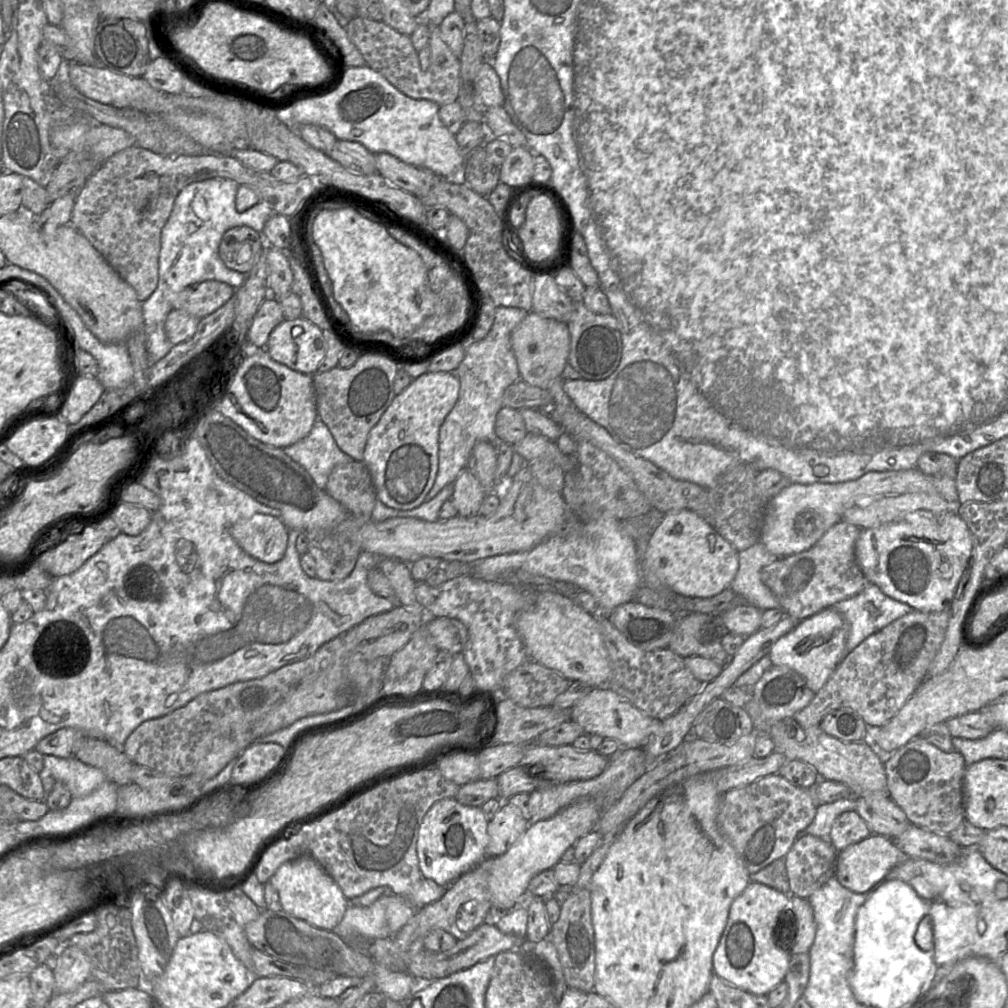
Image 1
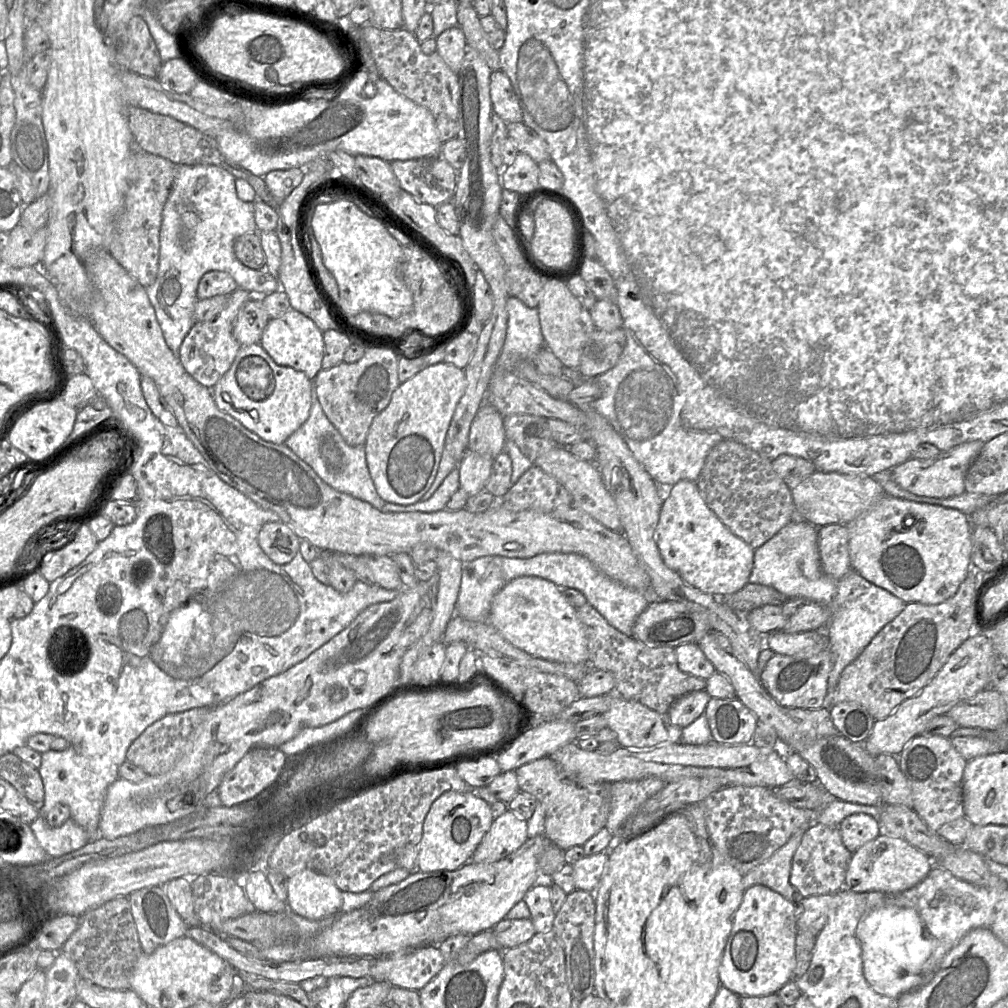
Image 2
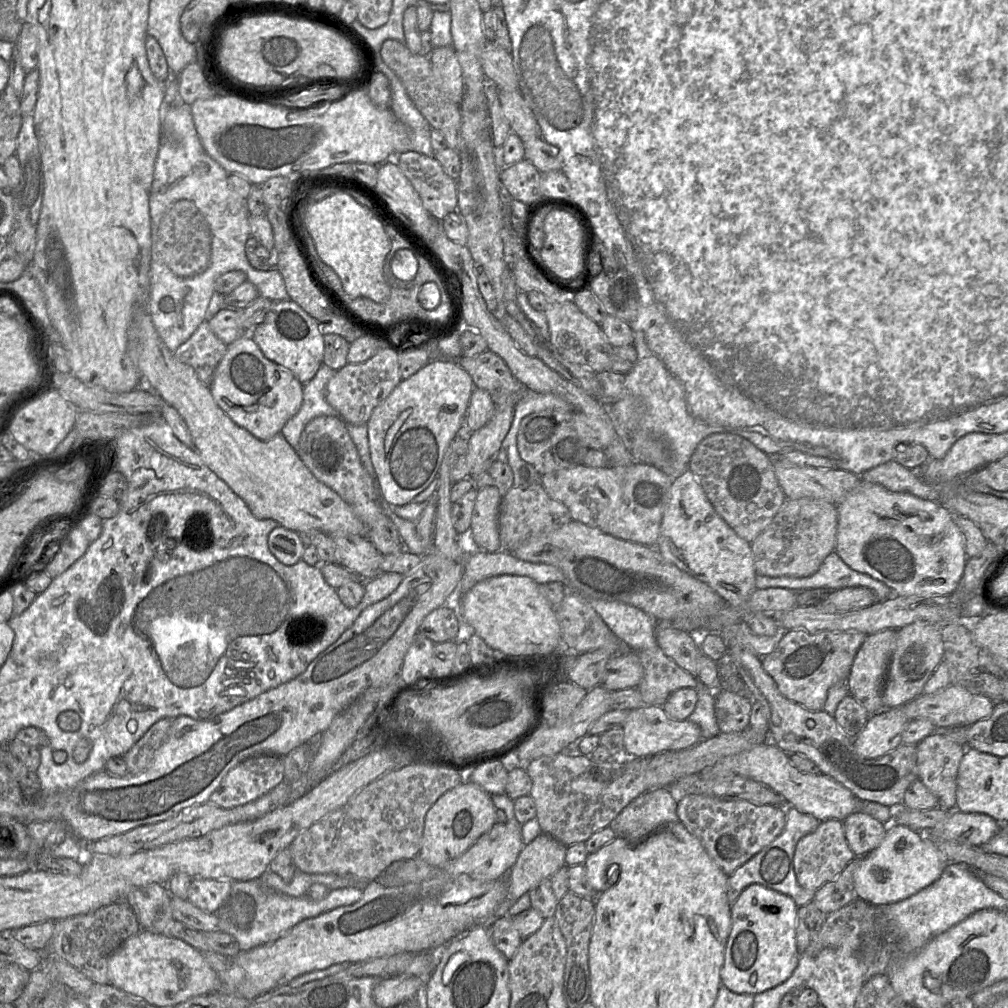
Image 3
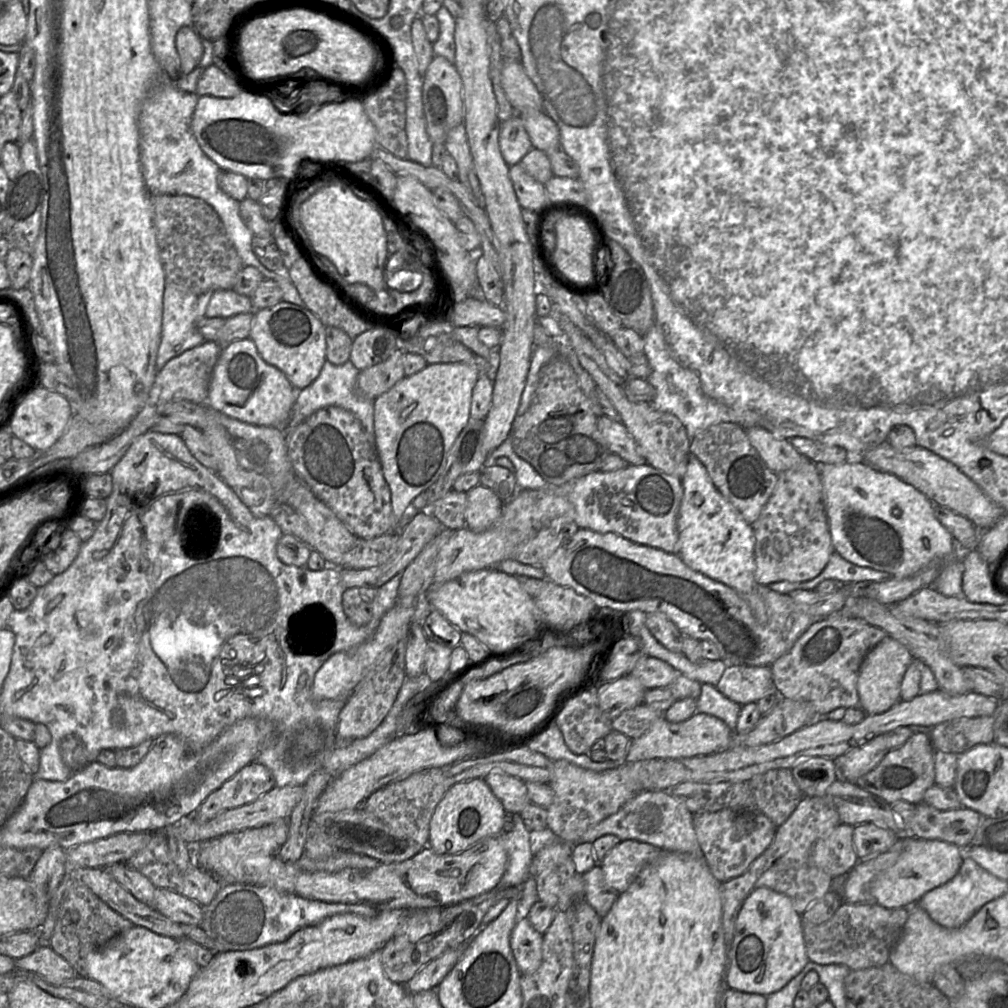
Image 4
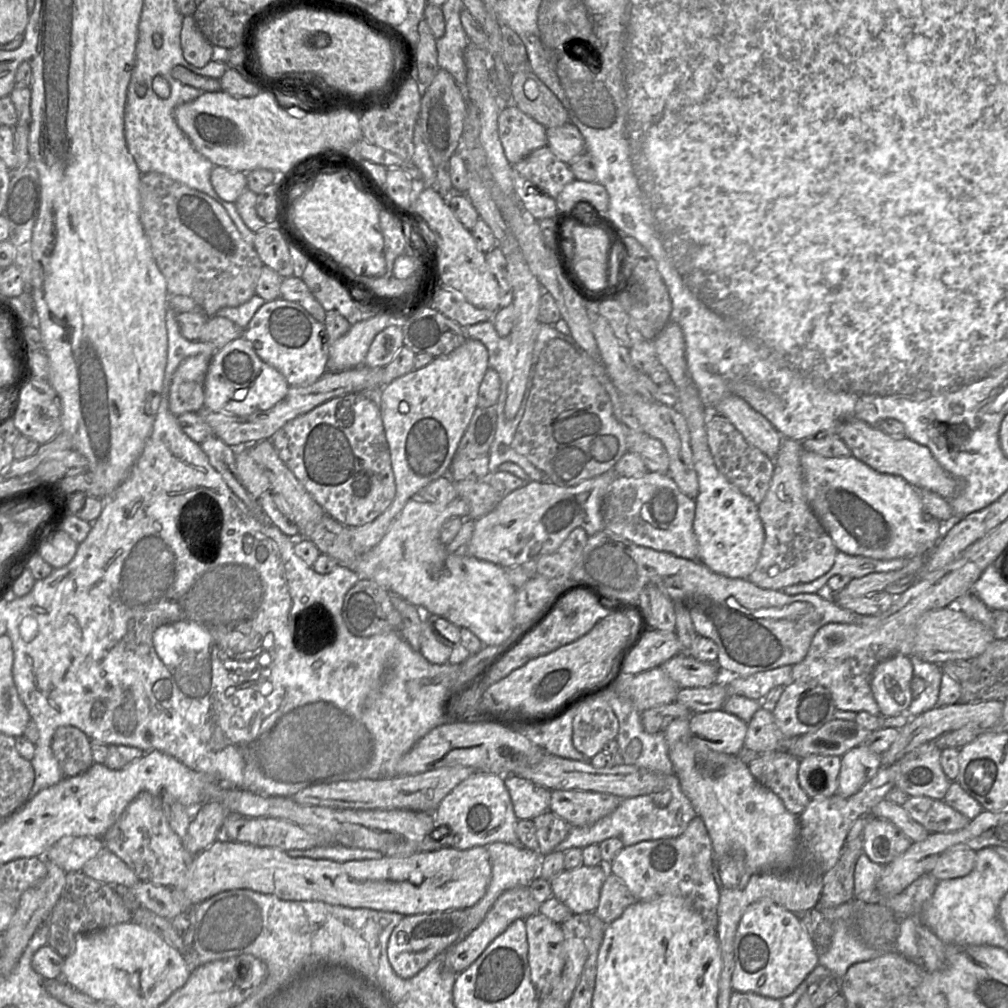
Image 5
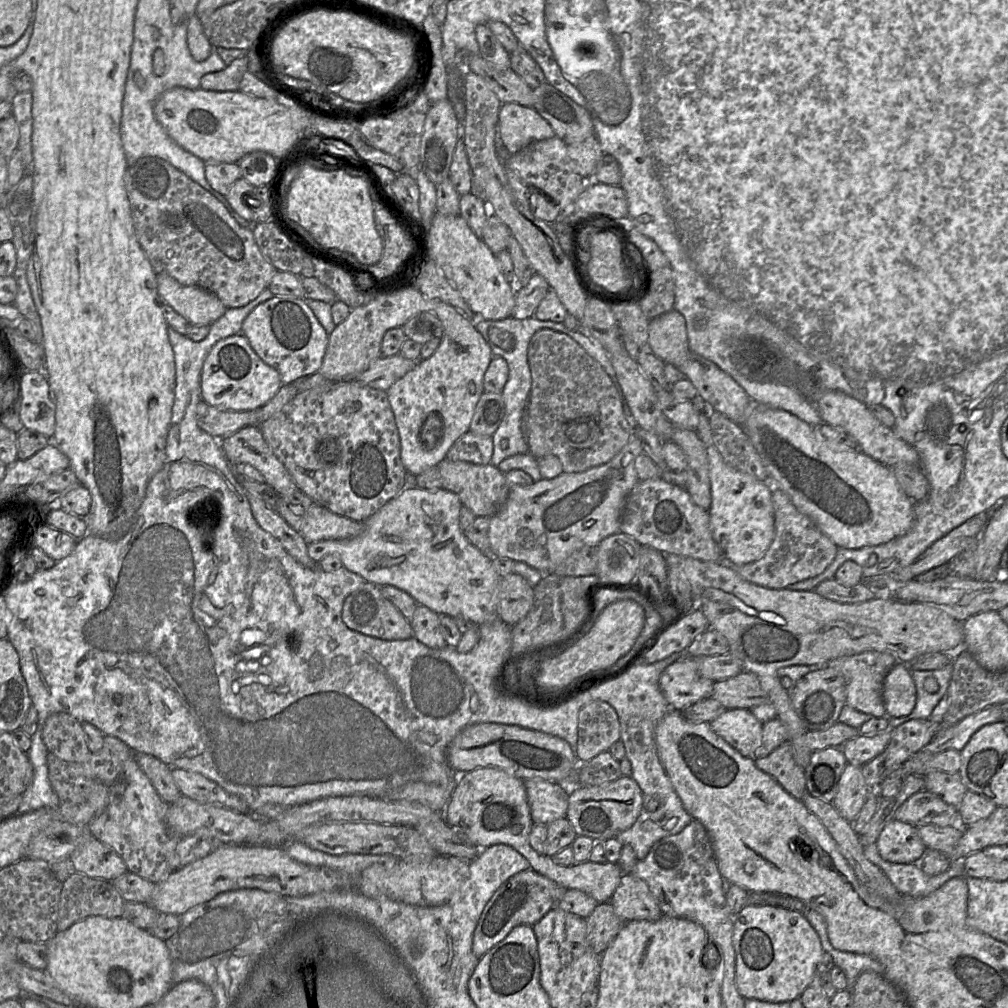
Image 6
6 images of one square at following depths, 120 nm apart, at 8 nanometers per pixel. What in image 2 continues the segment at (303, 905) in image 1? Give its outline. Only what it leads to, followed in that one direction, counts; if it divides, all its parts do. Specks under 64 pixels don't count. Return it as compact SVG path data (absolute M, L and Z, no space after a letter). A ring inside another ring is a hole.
M304 869L288 878L286 903L291 913L319 920L341 913L342 892L327 875Z

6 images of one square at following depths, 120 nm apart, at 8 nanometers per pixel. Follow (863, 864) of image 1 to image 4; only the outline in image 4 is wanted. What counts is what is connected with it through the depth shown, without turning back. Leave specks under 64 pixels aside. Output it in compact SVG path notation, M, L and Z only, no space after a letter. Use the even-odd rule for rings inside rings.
M910 835L900 836L898 841L902 837L906 841L906 846L897 861L893 866L878 874L871 886L871 892L876 904L886 908L901 908L913 905L925 893L951 880L958 873L964 860L963 850L954 844L939 840L916 838Z

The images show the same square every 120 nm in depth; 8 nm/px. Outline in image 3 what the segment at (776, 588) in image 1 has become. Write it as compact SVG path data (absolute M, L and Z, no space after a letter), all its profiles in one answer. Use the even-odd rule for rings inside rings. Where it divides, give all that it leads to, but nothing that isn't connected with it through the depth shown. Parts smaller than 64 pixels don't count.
M785 498L769 526L751 543L757 575L808 577L836 547L837 505L821 499Z

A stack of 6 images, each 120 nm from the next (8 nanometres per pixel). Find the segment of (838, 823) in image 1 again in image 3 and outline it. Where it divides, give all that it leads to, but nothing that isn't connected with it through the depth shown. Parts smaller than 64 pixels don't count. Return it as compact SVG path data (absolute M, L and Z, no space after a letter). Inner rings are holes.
M857 812L842 821L845 838L856 857L863 857L879 846L888 825L874 817Z

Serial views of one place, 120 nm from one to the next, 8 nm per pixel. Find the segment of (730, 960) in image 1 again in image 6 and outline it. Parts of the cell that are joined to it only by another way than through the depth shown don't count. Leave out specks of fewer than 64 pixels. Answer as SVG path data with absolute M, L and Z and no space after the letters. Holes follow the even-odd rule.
M747 903L734 917L736 985L745 999L792 1002L816 975L824 950L817 932L804 915L779 906Z

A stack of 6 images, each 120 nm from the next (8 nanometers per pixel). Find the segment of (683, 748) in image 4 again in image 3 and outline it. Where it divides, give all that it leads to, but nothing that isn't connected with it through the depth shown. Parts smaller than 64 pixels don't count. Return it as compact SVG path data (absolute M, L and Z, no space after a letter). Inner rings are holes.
M644 706L629 711L623 726L624 752L621 757L645 758L668 751L681 751L698 744L702 739L700 727L689 721L673 720L661 706Z

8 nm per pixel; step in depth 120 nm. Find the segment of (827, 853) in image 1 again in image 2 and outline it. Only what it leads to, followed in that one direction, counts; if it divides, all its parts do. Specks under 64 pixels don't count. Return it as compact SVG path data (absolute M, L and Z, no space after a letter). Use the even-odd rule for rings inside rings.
M813 823L805 831L793 856L791 883L804 898L836 893L844 888L852 854L843 844L838 826Z

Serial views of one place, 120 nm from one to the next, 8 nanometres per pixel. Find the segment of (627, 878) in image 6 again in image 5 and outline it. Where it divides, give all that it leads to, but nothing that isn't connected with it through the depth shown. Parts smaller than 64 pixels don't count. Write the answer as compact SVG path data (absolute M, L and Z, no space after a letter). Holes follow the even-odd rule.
M609 873L601 888L599 904L594 913L609 924L620 917L628 906L638 901L622 878Z

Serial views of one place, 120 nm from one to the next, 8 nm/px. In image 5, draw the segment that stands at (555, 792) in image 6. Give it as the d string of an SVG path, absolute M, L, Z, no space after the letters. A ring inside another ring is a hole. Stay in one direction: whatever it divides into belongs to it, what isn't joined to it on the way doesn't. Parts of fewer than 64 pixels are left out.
M516 775L503 776L518 819L534 819L550 811L551 790Z

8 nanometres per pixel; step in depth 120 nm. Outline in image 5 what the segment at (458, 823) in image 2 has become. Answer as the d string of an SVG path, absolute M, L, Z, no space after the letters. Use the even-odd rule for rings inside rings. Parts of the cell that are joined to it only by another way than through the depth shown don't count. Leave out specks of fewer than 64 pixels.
M478 772L458 784L434 811L435 828L446 827L440 843L444 847L467 850L503 842L523 846L516 834L518 822L504 777Z

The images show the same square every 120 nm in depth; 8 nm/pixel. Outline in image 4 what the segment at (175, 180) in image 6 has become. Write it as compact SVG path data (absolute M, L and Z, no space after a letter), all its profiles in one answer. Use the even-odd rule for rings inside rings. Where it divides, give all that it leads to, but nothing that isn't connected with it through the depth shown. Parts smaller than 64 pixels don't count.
M151 194L154 211L154 226L166 282L196 295L208 291L232 290L235 277L244 267L237 251L227 236L217 212L205 201L187 195Z

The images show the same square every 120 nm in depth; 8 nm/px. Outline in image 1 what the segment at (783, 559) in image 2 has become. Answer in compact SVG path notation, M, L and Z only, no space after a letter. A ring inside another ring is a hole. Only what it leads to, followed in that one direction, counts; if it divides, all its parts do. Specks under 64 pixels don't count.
M762 542L738 551L739 568L729 588L741 595L748 605L765 610L780 608L779 602L761 580L761 569L780 557L767 550ZM868 582L867 586L857 595L839 601L832 607L843 616L848 625L846 654L856 648L871 634L881 630L893 621L914 610L908 604L887 596L878 586L871 582Z

